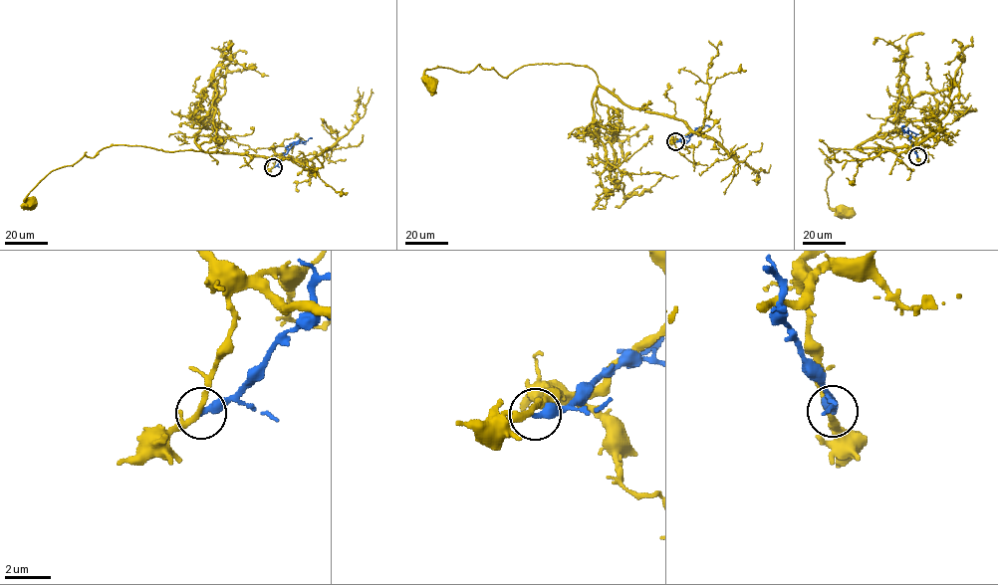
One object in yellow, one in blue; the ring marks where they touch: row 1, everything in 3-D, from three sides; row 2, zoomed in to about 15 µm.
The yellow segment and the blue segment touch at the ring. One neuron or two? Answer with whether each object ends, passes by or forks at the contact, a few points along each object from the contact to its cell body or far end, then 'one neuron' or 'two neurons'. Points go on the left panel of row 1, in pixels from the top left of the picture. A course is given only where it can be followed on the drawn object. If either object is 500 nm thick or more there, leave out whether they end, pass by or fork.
yellow passes by | blue ends | yellow via (273, 167), (276, 156), (289, 157), (110, 146), (51, 170), (25, 198), (33, 204) | blue via (273, 167), (299, 141), (312, 138) | two neurons

